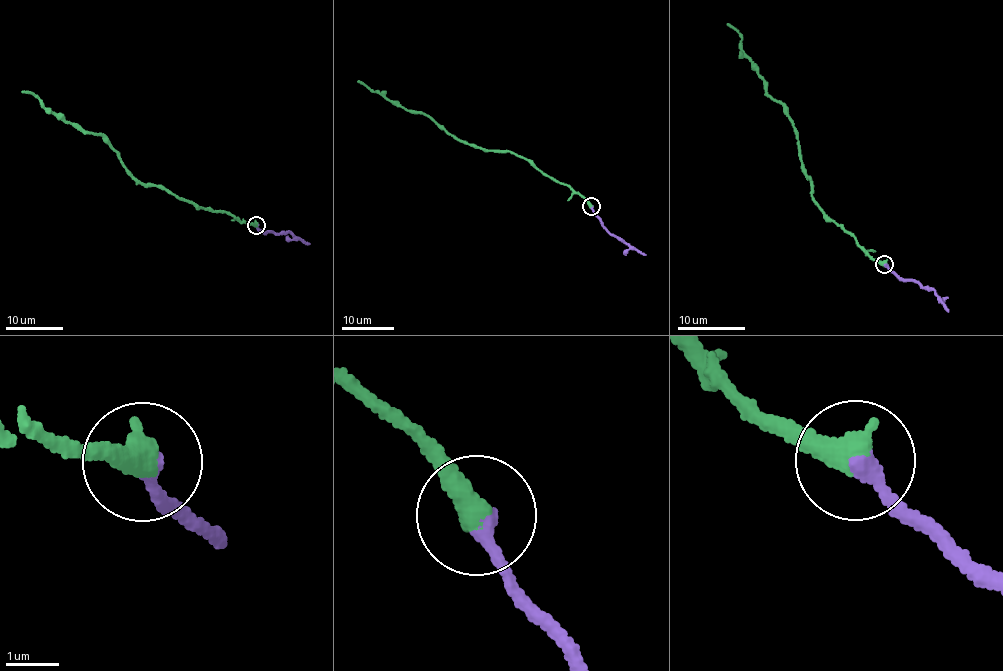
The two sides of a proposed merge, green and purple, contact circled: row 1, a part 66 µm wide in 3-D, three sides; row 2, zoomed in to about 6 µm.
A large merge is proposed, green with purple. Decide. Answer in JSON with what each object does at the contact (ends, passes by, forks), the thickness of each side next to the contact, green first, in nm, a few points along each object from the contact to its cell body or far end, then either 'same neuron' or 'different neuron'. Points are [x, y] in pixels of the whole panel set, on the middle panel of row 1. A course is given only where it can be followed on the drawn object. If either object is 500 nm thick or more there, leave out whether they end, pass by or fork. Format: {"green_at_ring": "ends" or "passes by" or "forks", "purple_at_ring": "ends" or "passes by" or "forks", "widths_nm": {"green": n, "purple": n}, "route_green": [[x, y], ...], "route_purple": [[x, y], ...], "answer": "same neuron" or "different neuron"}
{"widths_nm": {"green": 550, "purple": 320}, "route_green": [[590, 206], [567, 185], [543, 175], [527, 159], [484, 151], [455, 138], [423, 113], [397, 106], [357, 81]], "route_purple": [[590, 206], [611, 234], [646, 254]], "answer": "same neuron"}

